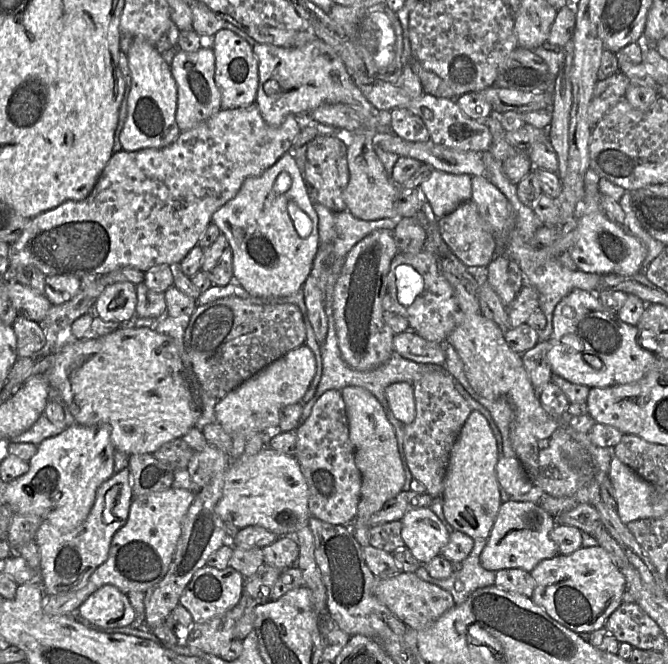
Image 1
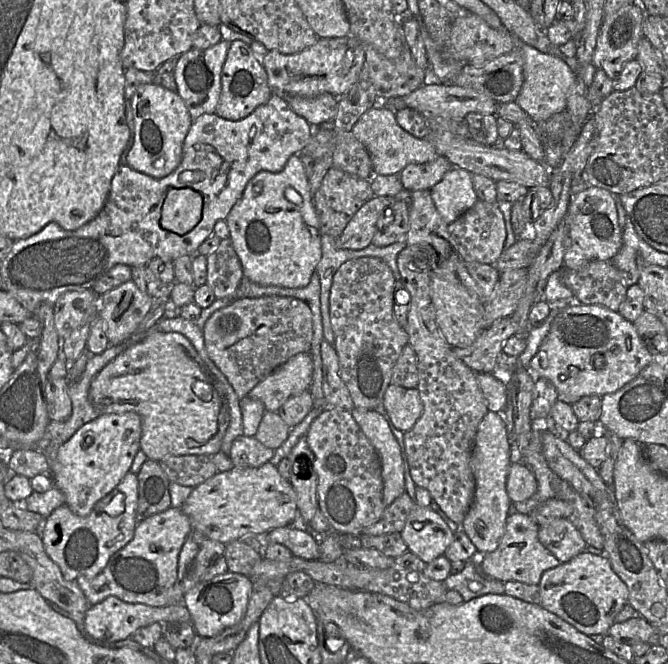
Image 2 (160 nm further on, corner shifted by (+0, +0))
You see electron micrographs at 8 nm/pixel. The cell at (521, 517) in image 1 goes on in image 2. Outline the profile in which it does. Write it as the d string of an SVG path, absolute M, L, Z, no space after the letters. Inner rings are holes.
M514 513L507 517L504 533L495 551L480 556L482 572L487 576L500 580L519 581L538 585L542 574L561 562L549 552L538 539L539 525L529 514Z

